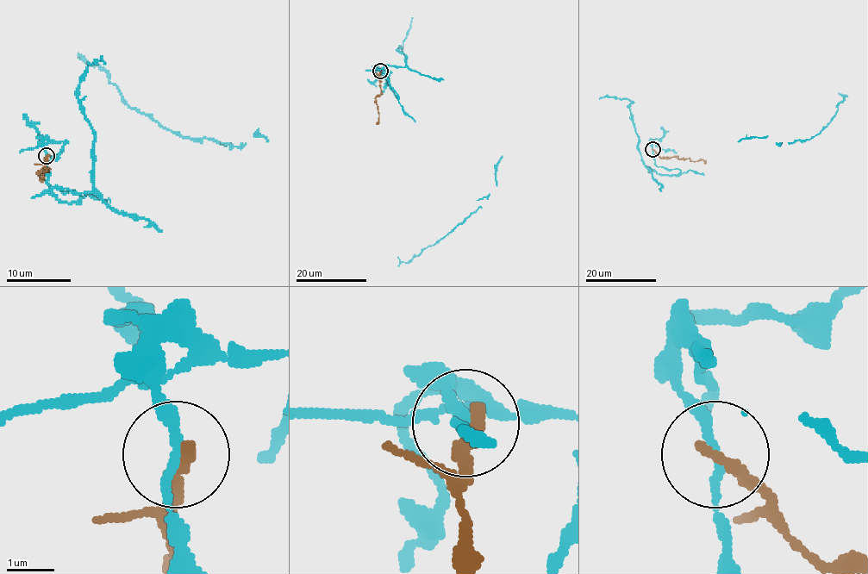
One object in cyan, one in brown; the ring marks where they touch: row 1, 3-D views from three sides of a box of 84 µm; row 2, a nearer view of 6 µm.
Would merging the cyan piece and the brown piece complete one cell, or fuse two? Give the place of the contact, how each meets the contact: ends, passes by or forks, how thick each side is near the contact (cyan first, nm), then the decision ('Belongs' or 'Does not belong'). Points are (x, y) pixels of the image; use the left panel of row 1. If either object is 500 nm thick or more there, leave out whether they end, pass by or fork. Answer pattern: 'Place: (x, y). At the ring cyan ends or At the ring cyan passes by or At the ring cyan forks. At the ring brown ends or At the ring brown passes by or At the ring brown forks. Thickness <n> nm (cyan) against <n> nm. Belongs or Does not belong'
Place: (46, 155). At the ring cyan passes by. At the ring brown ends. Thickness 190 nm (cyan) against 280 nm. Does not belong

